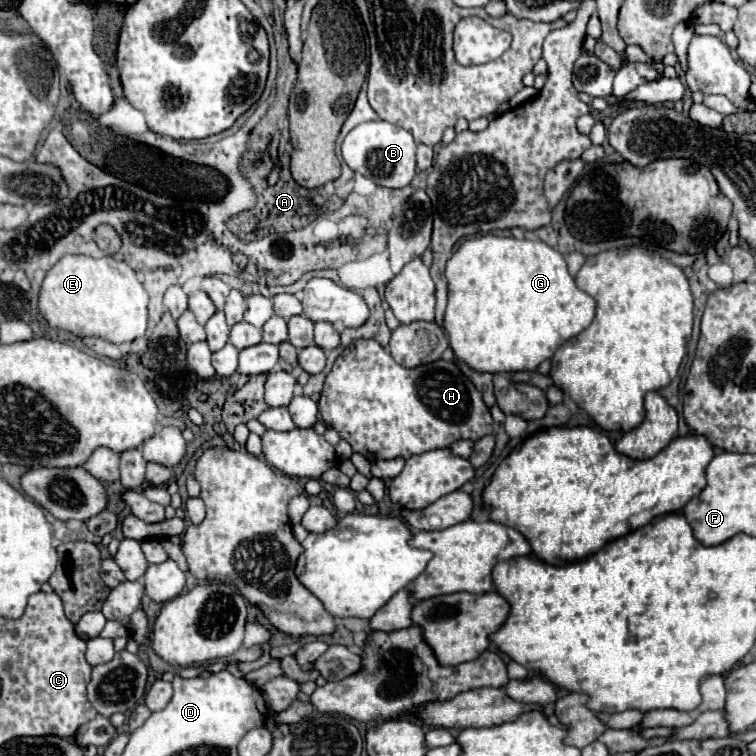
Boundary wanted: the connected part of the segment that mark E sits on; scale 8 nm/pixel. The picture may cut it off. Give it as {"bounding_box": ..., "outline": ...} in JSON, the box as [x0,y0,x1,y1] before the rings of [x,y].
{"bounding_box":[40,254,148,344],"outline":[[[70,254],[58,260],[54,268],[48,270],[42,288],[40,288],[40,314],[48,320],[52,328],[68,330],[74,336],[98,336],[110,340],[114,344],[132,342],[138,336],[144,336],[148,324],[148,292],[144,290],[142,282],[136,278],[136,272],[122,260],[112,256],[104,258],[90,258],[84,254]]]}

